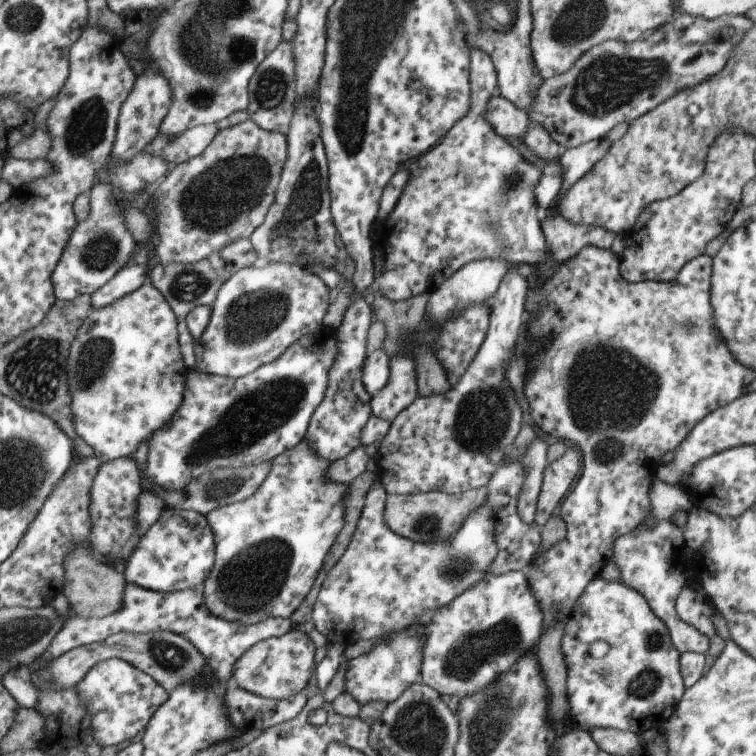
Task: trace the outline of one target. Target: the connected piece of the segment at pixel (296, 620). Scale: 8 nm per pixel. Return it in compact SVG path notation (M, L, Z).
M324 568L318 573L317 579L314 581L313 587L302 601L302 604L293 612L289 619L291 620L291 629L302 631L310 637L313 644L320 648L330 644L329 640L321 633L318 632L316 625L313 621L313 608L316 602L318 593L320 592L322 583L326 578L327 572Z

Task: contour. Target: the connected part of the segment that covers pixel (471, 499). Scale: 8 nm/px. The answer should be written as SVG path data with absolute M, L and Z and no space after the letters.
M487 485L477 489L472 489L457 495L443 493L440 491L430 491L427 493L418 493L415 495L390 495L387 497L384 509L384 520L388 528L393 533L409 538L414 542L427 543L433 540L451 539L451 536L459 531L465 518L472 512L477 511L479 506L486 504L487 494L489 493Z

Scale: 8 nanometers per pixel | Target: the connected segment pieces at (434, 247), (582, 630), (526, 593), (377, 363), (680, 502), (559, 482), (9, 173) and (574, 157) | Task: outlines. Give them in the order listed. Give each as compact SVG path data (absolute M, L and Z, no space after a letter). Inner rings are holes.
M470 49L471 69L469 72L469 85L471 90L469 109L463 119L458 120L456 124L438 141L438 144L431 148L424 155L420 155L418 159L409 164L409 181L405 184L402 194L399 196L392 212L383 220L376 221L374 228L376 229L373 243L373 266L374 266L374 289L381 293L383 297L391 301L405 301L409 298L430 292L438 284L450 278L457 270L460 270L465 264L472 261L484 259L498 259L511 264L532 264L543 261L547 255L546 239L541 227L539 219L539 209L537 208L537 200L535 197L536 185L541 179L541 170L526 161L518 150L509 144L506 139L494 132L491 124L486 118L486 107L489 100L497 96L497 74L492 59L486 53L476 49Z
M598 576L590 581L590 584L588 584L584 592L577 598L577 601L574 603L574 608L572 608L570 614L567 616L561 638L561 651L563 652L566 668L570 670L566 683L566 694L569 702L569 716L572 717L571 720L575 723L576 728L574 730L576 731L590 733L598 728L618 729L624 732L630 731L640 736L643 732L656 729L657 727L660 728L673 715L678 701L682 698L686 690L679 663L681 653L672 644L668 627L652 612L647 600L637 590L625 585L621 580L607 581ZM596 644L606 644L606 652L602 656L594 656L592 654L592 648Z
M510 571L501 575L488 574L478 584L459 594L452 602L437 608L420 626L423 630L423 659L420 667L421 679L442 696L456 694L460 698L485 689L499 674L509 671L513 664L528 651L536 652L537 644L544 632L543 614L530 590L525 571Z
M370 350L362 369L362 382L371 398L386 386L390 376L391 358L382 350Z
M655 478L649 492L651 509L649 514L656 521L672 518L673 514L681 508L683 511L690 510L694 506L688 493L680 487L671 487Z
M568 450L562 458L548 464L543 470L543 483L537 500L535 523L544 526L564 498L580 470L580 458L576 450Z
M9 157L5 161L3 181L11 184L14 190L32 181L47 177L53 170L53 164L42 157L33 161Z
M606 136L600 139L600 141L585 142L577 152L567 153L564 158L565 175L563 176L563 185L558 195L570 188L577 180L580 180L584 173L589 171L596 162L603 158L610 147L611 142Z

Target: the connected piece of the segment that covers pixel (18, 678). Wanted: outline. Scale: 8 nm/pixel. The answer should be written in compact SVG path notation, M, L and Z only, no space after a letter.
M20 666L16 670L8 671L1 680L1 683L17 699L20 707L34 710L38 702L38 690L33 683L31 674L32 670L30 668Z

